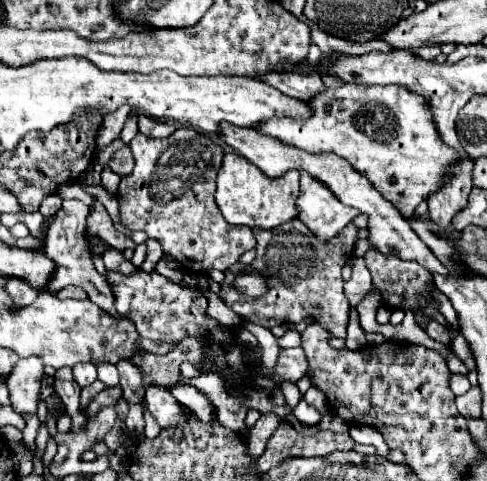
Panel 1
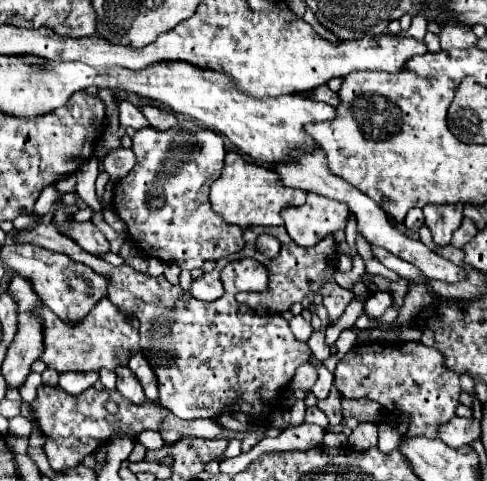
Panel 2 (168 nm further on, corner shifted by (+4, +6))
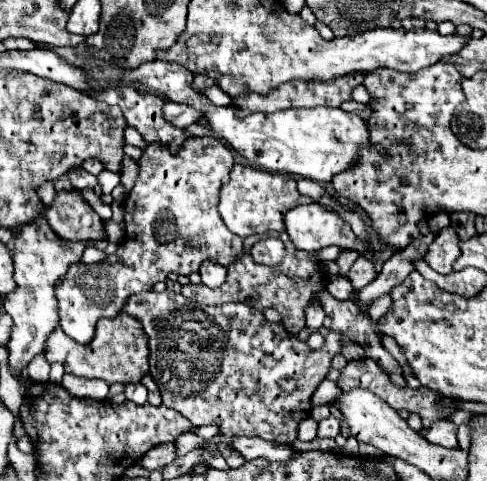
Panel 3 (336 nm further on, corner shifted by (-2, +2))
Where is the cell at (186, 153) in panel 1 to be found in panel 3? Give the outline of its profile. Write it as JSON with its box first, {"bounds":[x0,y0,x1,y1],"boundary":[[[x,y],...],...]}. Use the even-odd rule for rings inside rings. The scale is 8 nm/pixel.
{"bounds":[56,137,242,343],"boundary":[[[190,137],[178,153],[170,153],[162,145],[148,145],[148,149],[142,153],[138,161],[138,179],[132,189],[132,193],[126,197],[124,209],[126,209],[126,245],[120,243],[118,251],[112,255],[112,265],[98,263],[98,265],[82,265],[74,263],[64,283],[58,283],[56,287],[56,299],[58,299],[58,315],[60,315],[60,327],[62,331],[72,337],[78,343],[90,343],[94,337],[94,329],[98,319],[102,317],[114,317],[124,309],[124,303],[128,297],[150,291],[156,281],[164,281],[168,273],[178,275],[190,275],[192,271],[198,271],[200,263],[204,259],[218,261],[220,265],[230,265],[238,255],[242,253],[242,239],[236,237],[228,227],[220,221],[218,215],[218,195],[224,183],[230,179],[232,169],[232,151],[226,149],[226,145],[220,139],[214,137]],[[84,275],[94,275],[94,281],[82,281]]]}

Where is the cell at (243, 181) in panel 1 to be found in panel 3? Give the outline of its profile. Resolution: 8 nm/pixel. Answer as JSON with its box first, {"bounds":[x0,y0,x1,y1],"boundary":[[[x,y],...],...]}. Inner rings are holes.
{"bounds":[218,165,300,237],"boundary":[[[234,165],[228,185],[220,191],[218,213],[228,229],[240,237],[262,235],[268,231],[284,231],[284,215],[300,203],[296,181],[290,175],[268,173],[248,165]]]}

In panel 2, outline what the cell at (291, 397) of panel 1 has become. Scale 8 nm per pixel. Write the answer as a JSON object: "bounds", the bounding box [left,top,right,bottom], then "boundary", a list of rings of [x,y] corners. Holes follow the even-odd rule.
{"bounds":[290,399,306,425],"boundary":[[[294,399],[292,409],[290,409],[290,415],[292,415],[292,425],[300,425],[300,423],[304,423],[304,411],[306,411],[304,401]]]}

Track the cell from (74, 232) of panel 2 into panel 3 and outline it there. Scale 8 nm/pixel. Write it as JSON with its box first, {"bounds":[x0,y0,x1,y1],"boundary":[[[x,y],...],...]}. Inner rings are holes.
{"bounds":[46,189,104,245],"boundary":[[[72,189],[56,191],[52,205],[46,207],[50,227],[66,241],[94,245],[104,239],[104,225],[98,213]]]}

